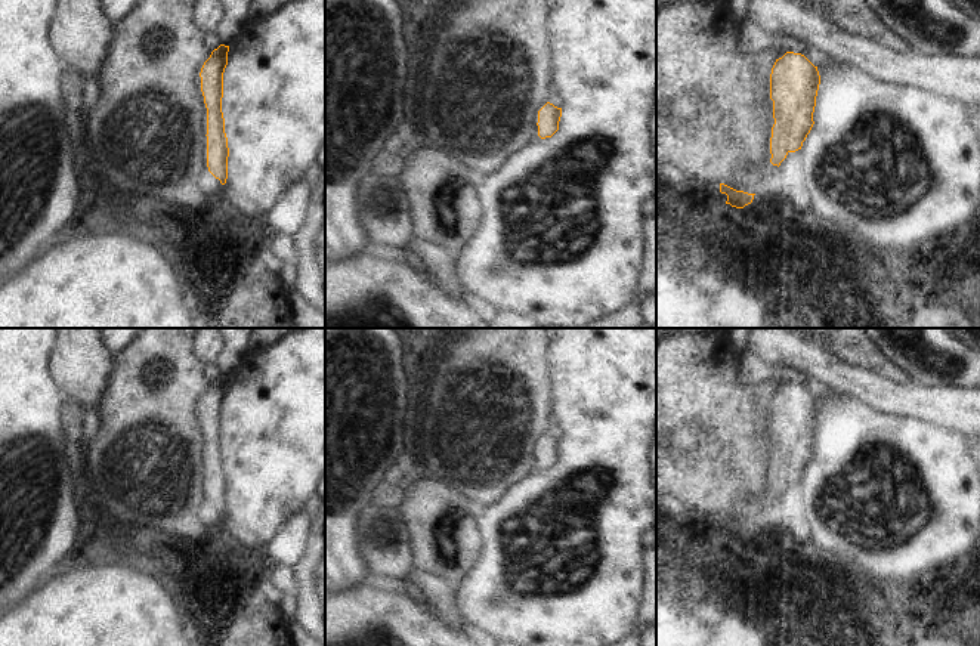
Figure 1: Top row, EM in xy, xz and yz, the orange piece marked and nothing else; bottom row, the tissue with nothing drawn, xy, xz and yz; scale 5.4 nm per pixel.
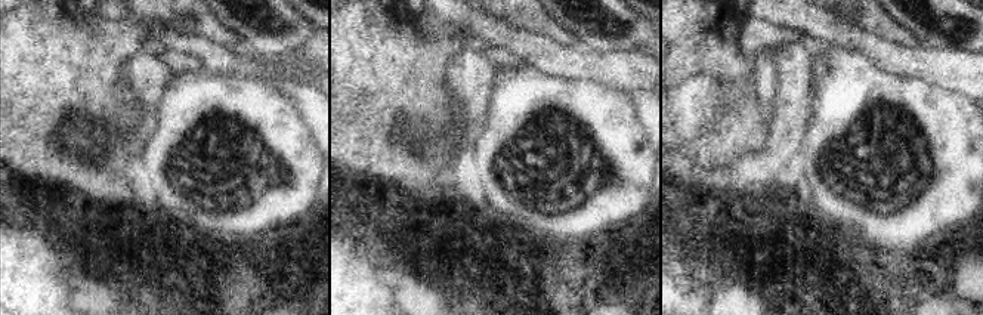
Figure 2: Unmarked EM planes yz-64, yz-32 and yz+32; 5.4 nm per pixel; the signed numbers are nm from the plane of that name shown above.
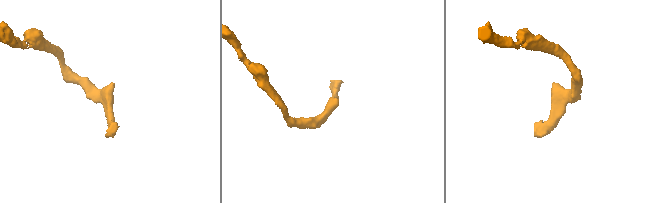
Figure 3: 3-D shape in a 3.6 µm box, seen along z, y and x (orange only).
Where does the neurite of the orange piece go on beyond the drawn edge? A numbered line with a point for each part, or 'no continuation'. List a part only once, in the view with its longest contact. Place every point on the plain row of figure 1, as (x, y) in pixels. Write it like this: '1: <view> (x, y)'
1: yz (756, 510).

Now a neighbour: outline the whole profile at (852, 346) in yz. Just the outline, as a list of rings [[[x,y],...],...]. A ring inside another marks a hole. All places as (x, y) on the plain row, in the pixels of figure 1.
[[[826,328],[825,331],[797,331],[806,343],[813,343],[845,365],[875,374],[899,386],[911,384],[900,368],[884,358],[862,328]]]

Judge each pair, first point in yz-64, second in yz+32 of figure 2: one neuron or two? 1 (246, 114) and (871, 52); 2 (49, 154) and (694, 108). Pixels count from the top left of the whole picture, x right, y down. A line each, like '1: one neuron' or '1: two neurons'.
1: two neurons
2: two neurons

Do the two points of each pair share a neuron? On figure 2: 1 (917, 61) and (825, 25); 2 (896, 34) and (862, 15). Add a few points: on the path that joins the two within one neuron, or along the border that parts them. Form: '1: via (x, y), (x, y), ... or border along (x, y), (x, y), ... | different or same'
1: via (895, 59), (883, 56), (872, 48), (847, 37) | same
2: via (887, 30), (871, 17) | same

